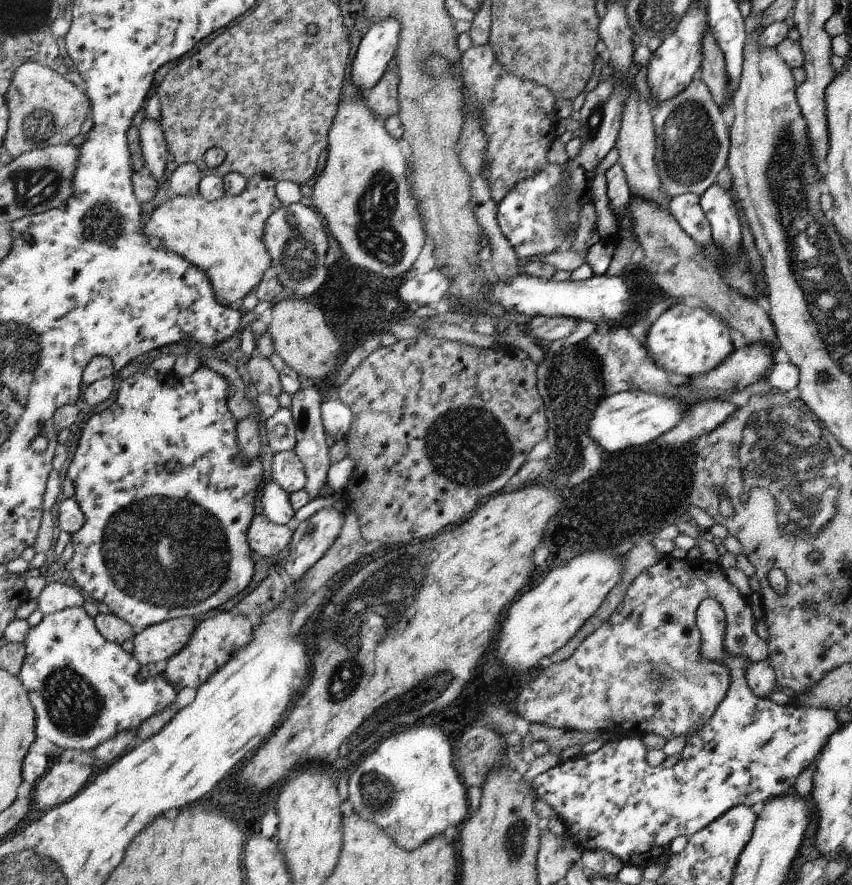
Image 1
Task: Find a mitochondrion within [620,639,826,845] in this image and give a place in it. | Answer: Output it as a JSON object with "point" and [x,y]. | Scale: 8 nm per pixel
{"point":[655,674]}

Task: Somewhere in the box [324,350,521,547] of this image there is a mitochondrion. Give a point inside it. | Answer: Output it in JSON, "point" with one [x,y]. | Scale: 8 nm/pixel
{"point":[469,448]}

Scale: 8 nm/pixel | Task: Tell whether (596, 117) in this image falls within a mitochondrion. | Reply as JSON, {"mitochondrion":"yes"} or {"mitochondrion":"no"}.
{"mitochondrion":"yes"}

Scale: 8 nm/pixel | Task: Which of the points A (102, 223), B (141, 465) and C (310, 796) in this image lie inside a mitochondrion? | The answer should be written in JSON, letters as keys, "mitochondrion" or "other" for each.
{"A":"mitochondrion","B":"other","C":"other"}

